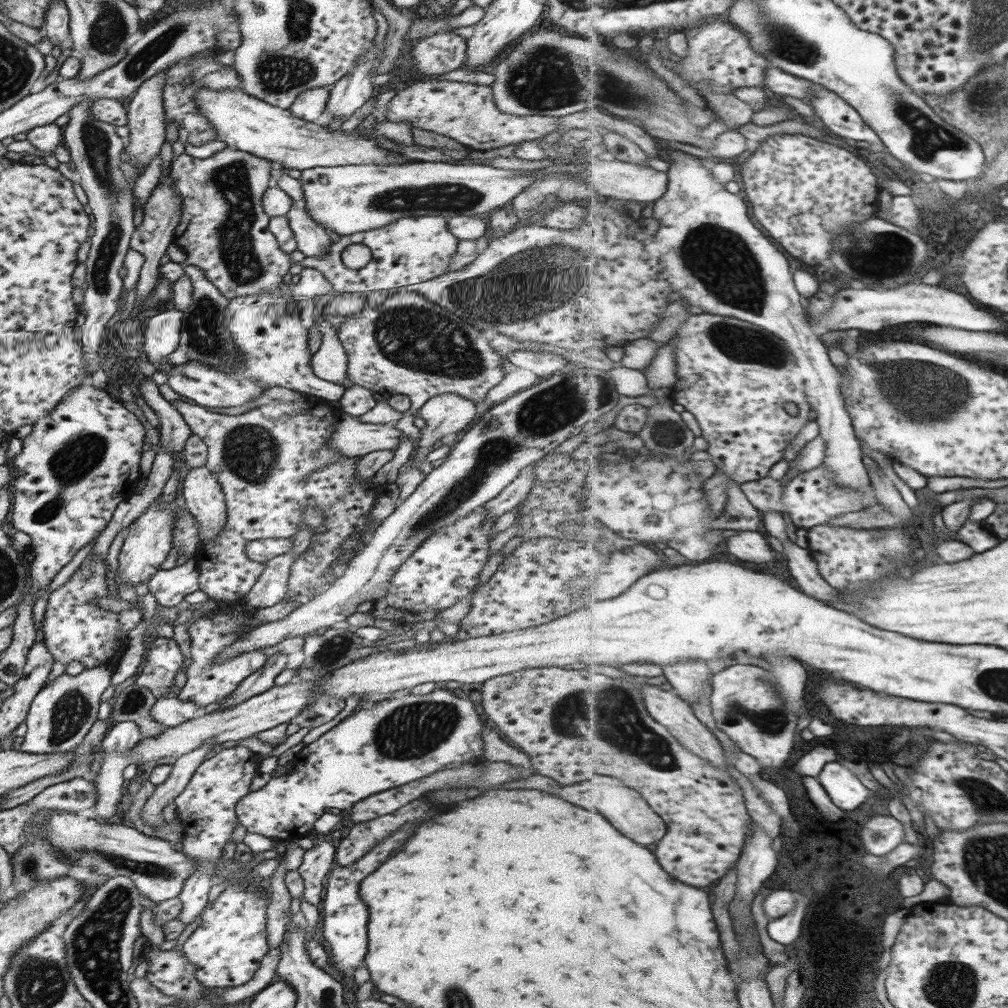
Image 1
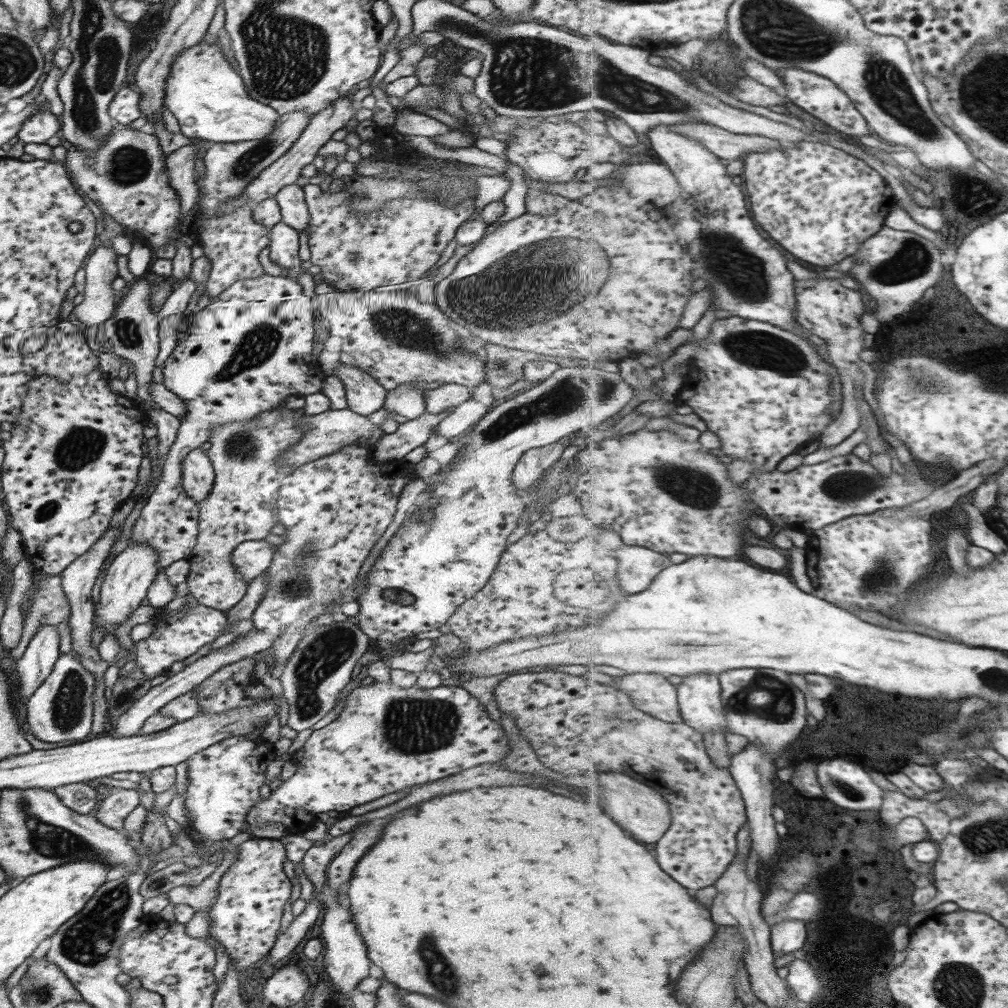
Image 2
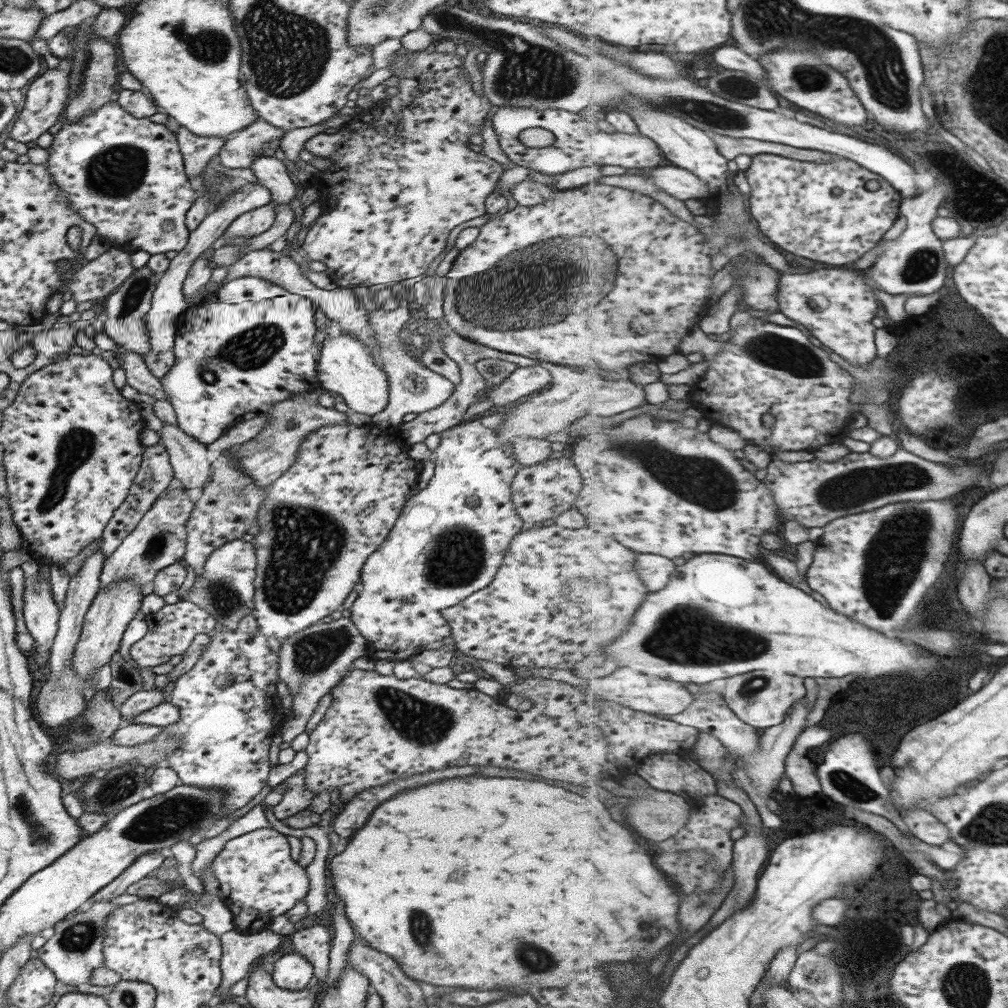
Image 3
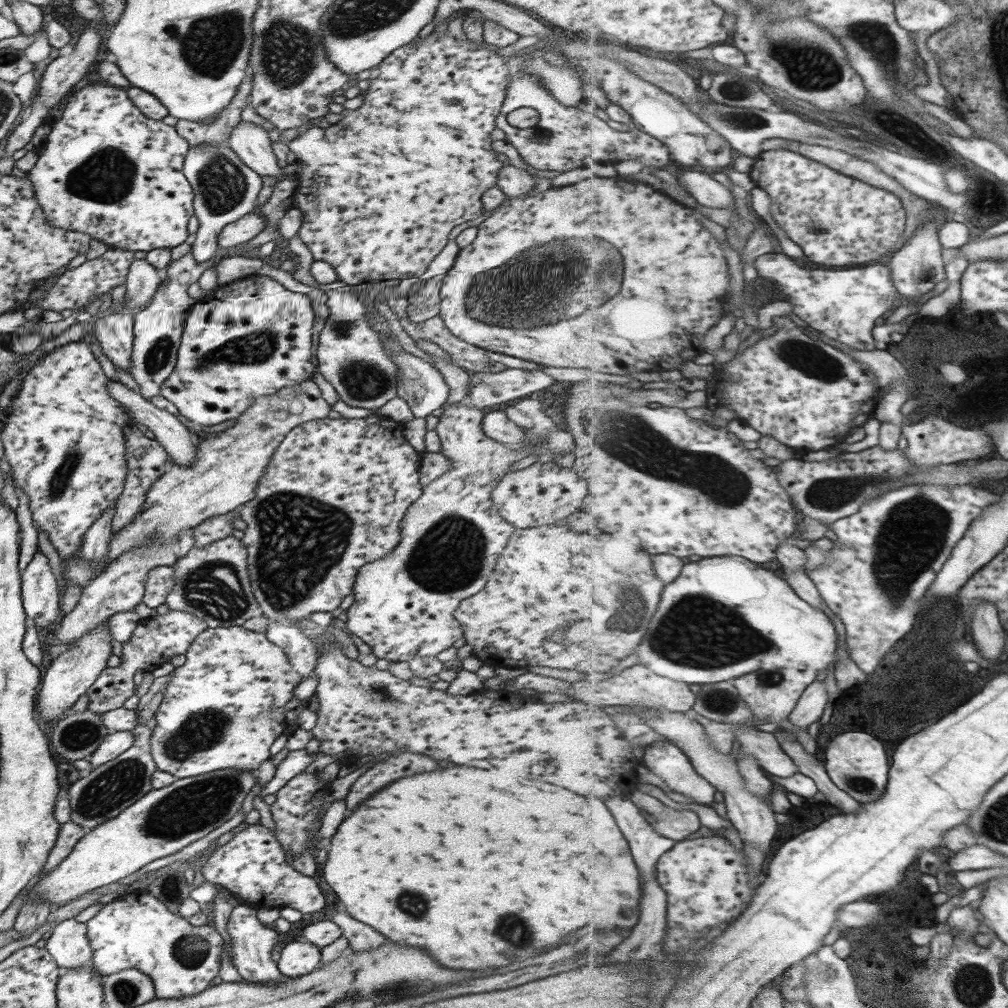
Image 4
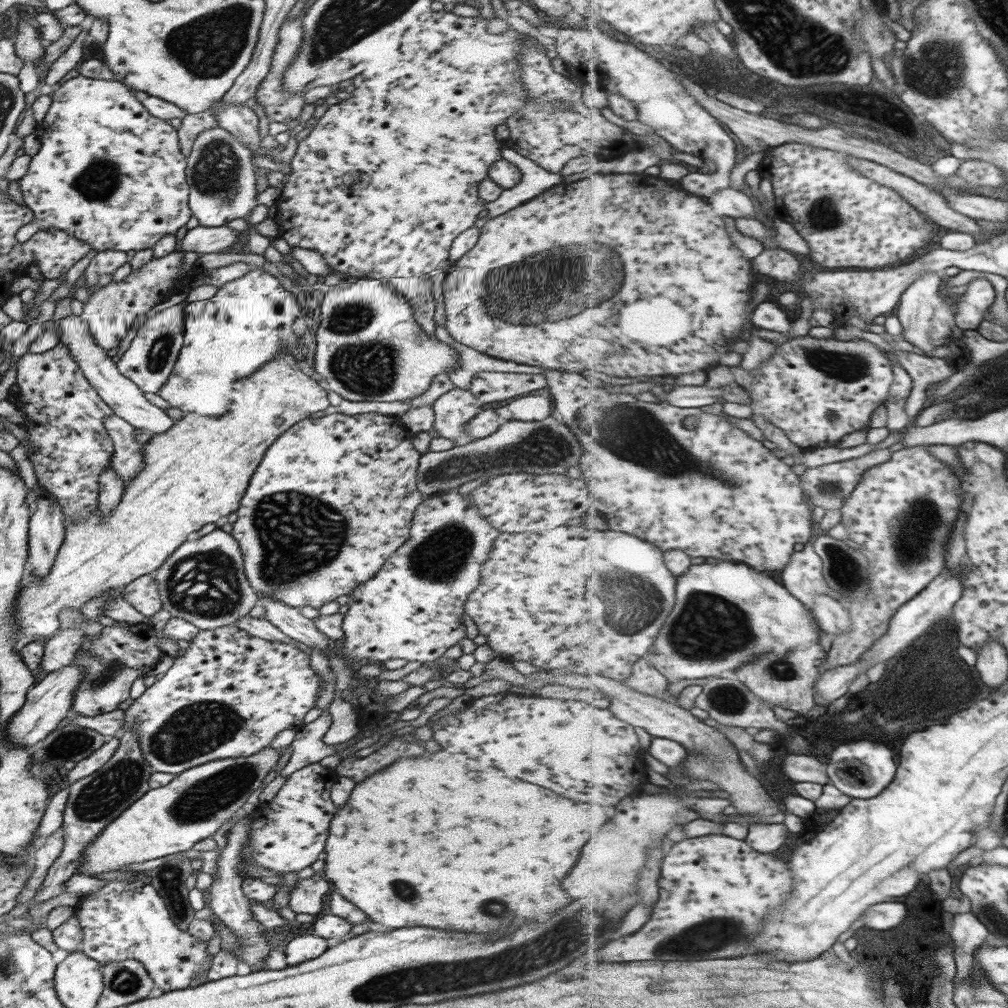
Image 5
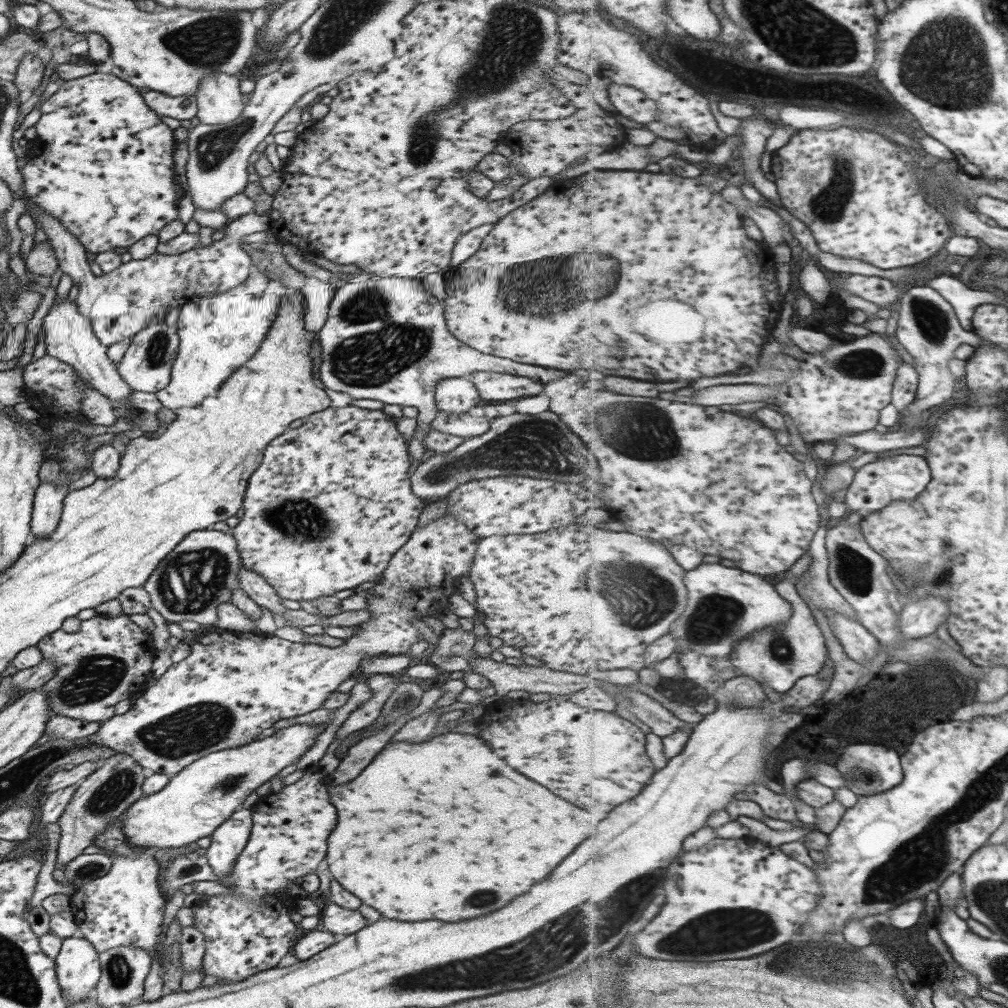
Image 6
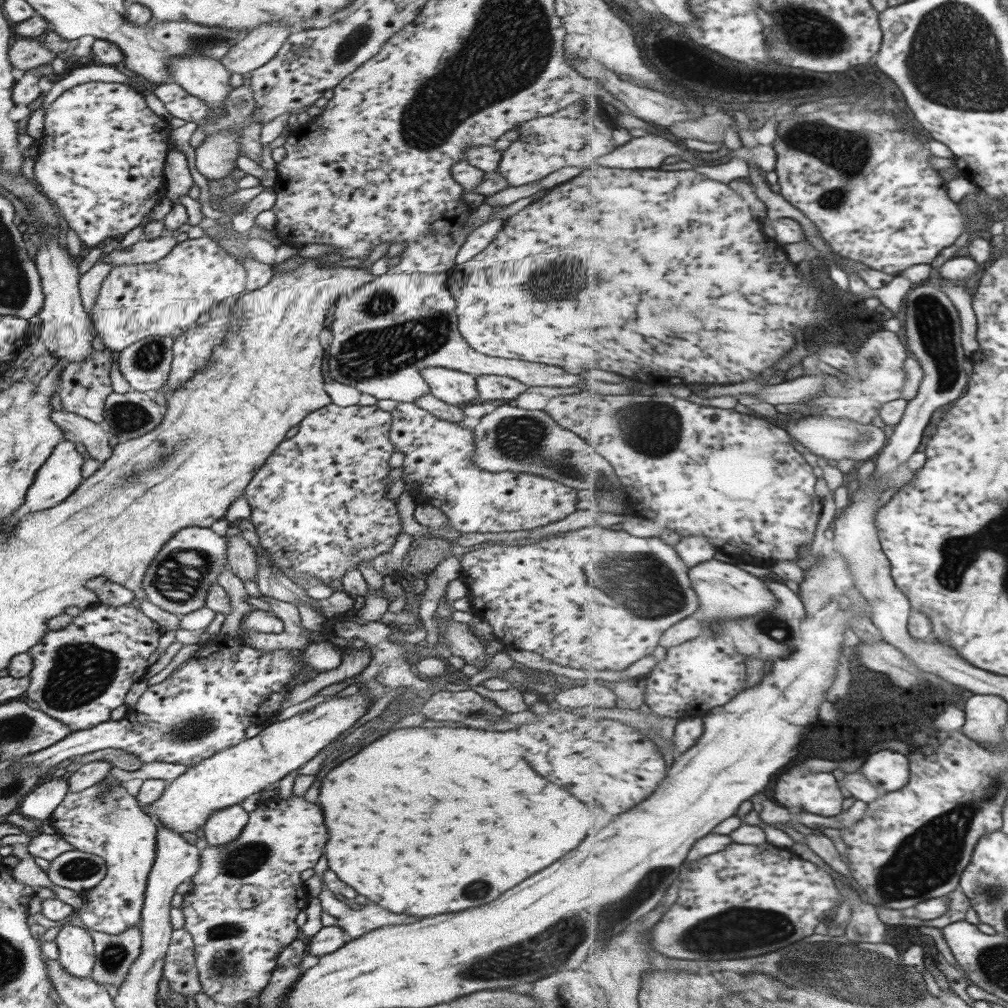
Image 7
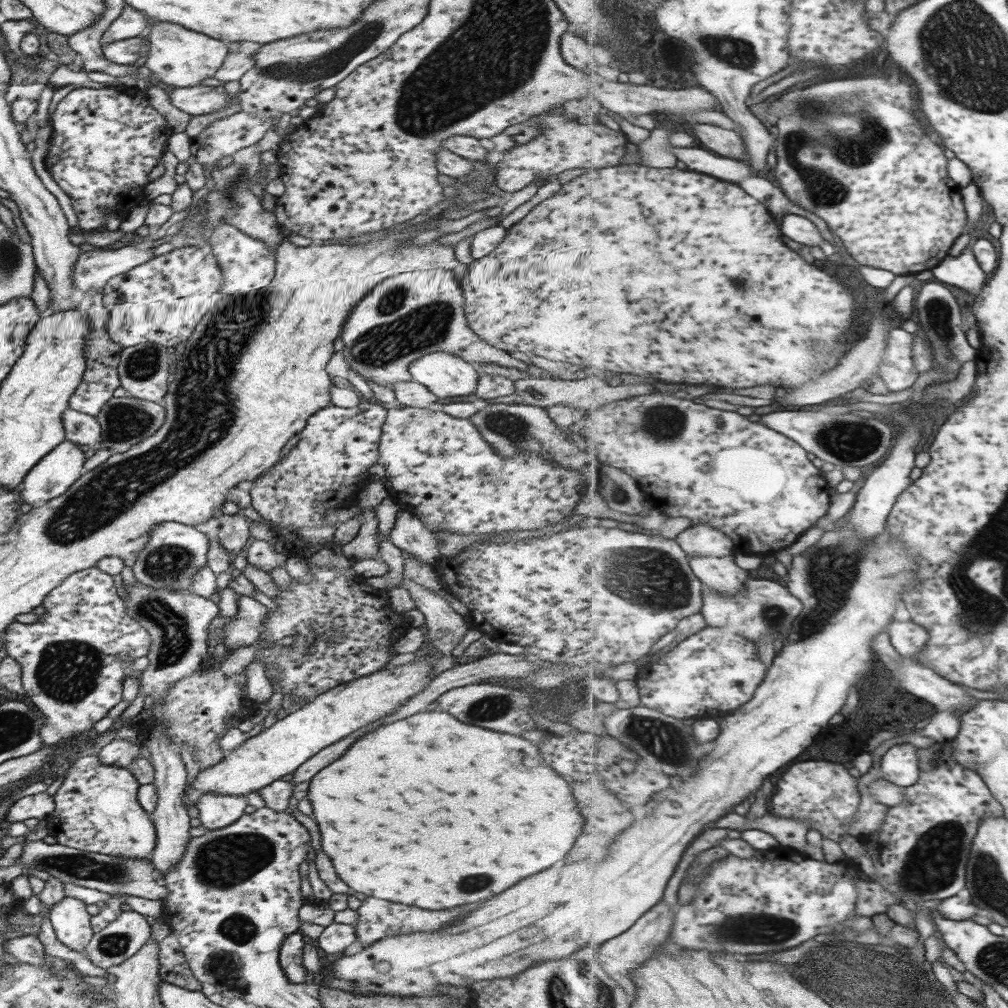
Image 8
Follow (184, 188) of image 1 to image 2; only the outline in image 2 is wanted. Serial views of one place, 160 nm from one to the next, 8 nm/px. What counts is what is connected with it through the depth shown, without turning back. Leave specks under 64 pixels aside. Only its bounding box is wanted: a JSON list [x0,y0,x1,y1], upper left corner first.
[187,110,311,296]

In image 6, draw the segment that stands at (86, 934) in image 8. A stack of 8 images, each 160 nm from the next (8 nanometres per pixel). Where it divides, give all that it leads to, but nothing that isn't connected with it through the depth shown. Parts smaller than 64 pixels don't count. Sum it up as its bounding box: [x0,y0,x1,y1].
[54,934,99,1005]

